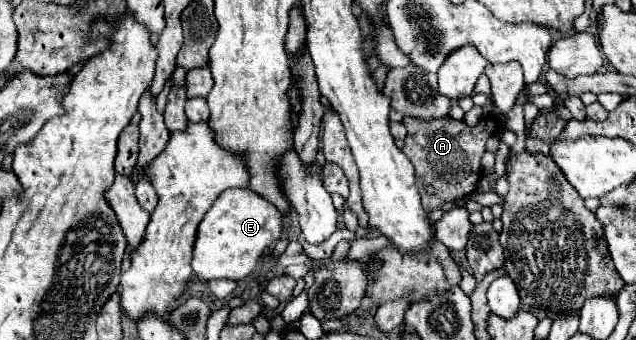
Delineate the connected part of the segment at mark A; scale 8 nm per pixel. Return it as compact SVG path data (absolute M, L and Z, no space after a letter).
M404 116L402 122L408 130L402 152L416 168L416 186L424 190L426 184L434 184L436 188L434 196L428 196L426 190L422 192L422 206L426 212L432 212L444 202L466 198L478 190L478 182L482 178L480 158L486 152L486 140L498 130L496 118L486 116L476 126L468 126L464 120L454 120L450 116L432 120Z

